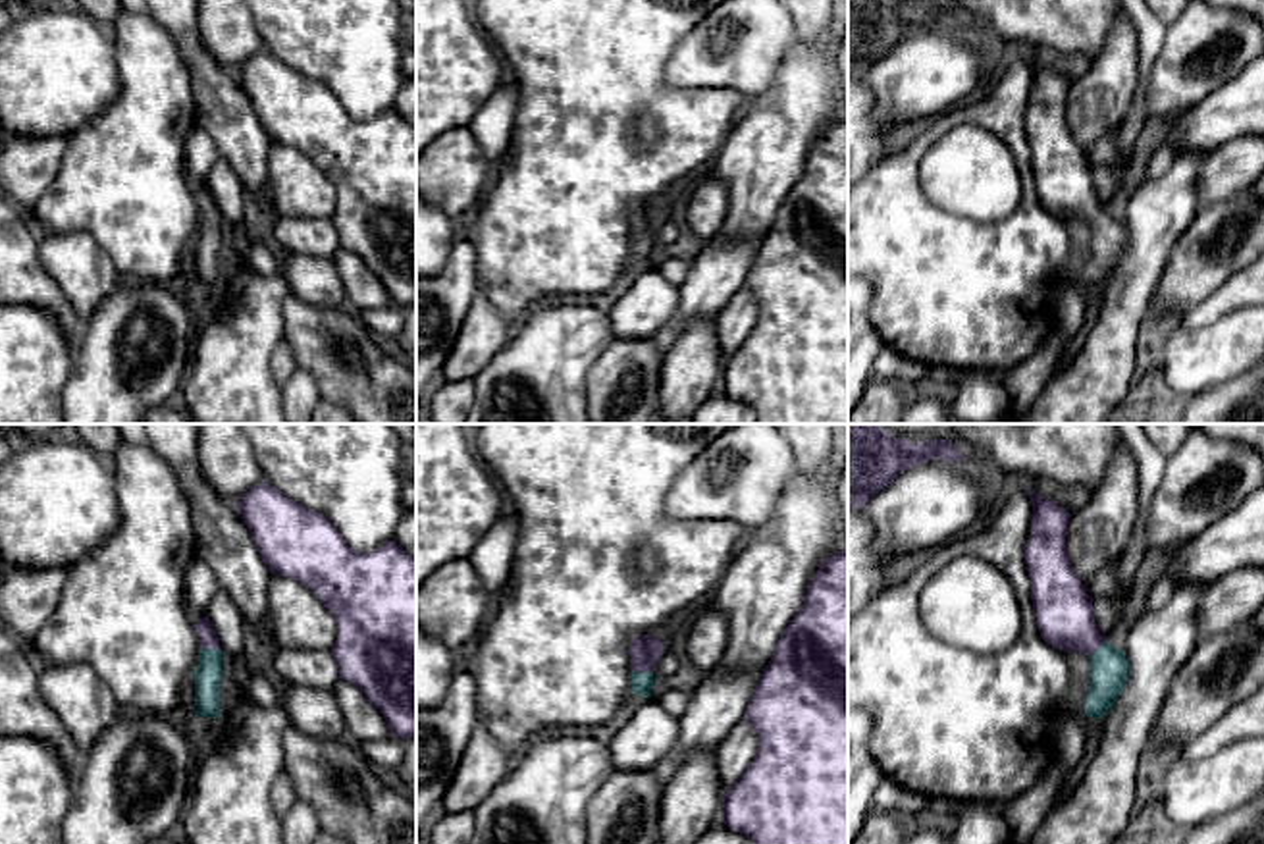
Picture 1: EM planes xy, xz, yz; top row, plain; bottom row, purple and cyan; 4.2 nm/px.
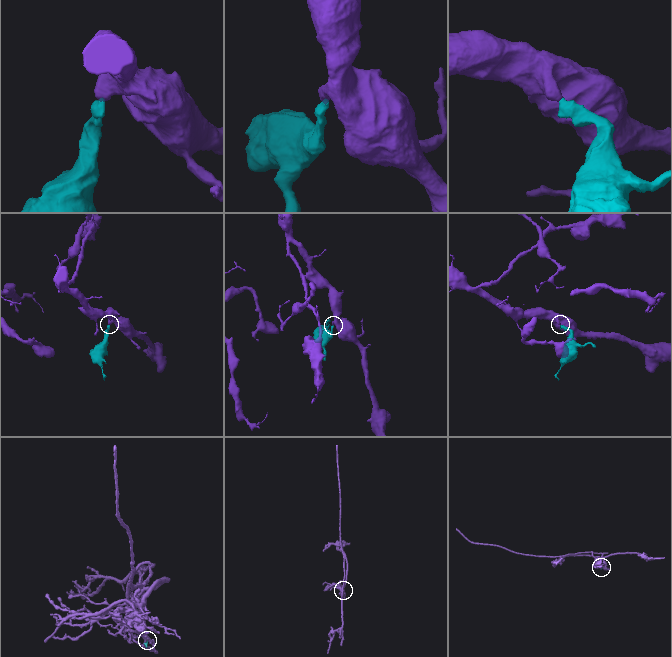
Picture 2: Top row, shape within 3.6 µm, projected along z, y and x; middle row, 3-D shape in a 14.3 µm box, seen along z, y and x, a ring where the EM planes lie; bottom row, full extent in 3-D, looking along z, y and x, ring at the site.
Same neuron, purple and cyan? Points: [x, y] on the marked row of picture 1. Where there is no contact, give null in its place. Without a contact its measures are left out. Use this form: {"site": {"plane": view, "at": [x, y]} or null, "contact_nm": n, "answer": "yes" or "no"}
{"site": {"plane": "xy", "at": [210, 648]}, "contact_nm": 90, "answer": "yes"}

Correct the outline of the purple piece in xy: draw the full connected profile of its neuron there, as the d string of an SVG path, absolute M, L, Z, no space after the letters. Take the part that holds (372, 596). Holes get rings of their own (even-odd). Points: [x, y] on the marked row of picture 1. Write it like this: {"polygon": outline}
{"polygon": "M268 480L235 503L252 541L272 574L306 586L335 617L337 640L331 655L339 678L355 684L380 709L393 736L416 736L416 557L395 540L358 553L337 528L283 495Z"}

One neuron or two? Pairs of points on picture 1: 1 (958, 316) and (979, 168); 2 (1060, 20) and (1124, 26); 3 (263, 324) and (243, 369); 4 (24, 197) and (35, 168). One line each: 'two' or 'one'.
1: two
2: two
3: one
4: one

